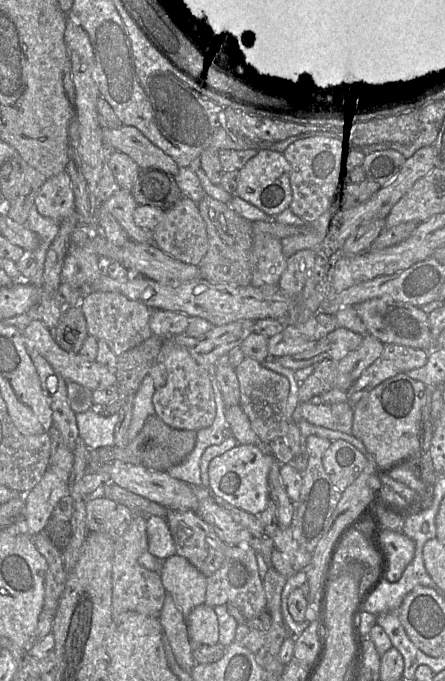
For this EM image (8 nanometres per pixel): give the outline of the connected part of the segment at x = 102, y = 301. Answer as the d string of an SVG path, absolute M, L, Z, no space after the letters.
M92 292L84 296L79 305L85 316L89 335L105 341L116 356L138 346L153 335L150 328L152 310L120 293Z

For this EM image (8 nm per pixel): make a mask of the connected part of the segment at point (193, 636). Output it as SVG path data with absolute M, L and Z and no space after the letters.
M196 606L186 618L189 638L194 646L219 643L218 619L214 608Z

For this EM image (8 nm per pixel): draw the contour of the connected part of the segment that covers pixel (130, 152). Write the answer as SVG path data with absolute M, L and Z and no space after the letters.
M122 125L117 129L104 129L103 141L114 151L129 156L140 169L160 170L173 177L179 172L177 163L134 127Z

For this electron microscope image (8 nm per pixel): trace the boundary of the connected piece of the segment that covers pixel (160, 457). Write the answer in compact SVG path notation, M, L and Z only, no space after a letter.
M153 414L125 448L137 465L167 471L187 458L195 447L196 438L197 431L172 428Z

